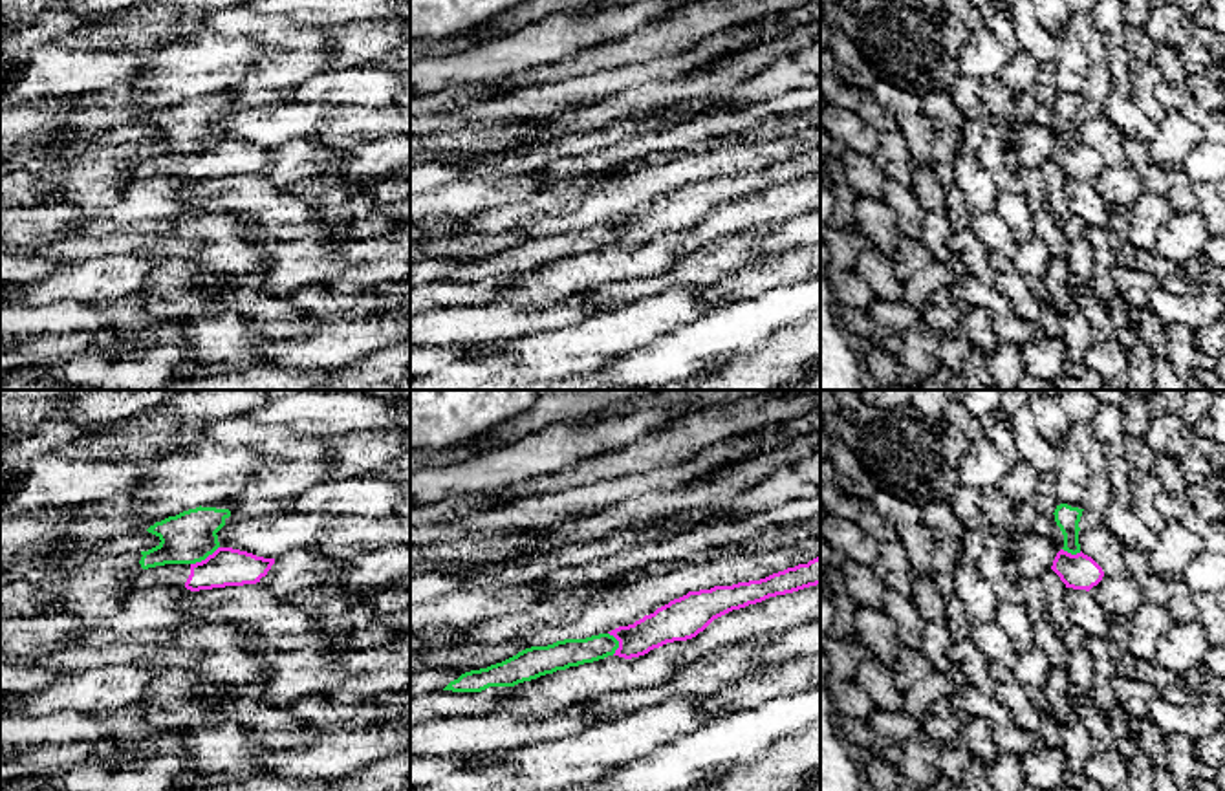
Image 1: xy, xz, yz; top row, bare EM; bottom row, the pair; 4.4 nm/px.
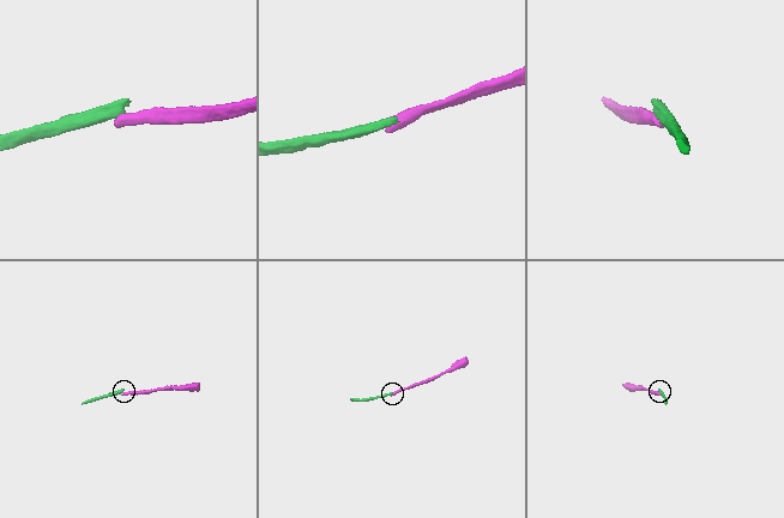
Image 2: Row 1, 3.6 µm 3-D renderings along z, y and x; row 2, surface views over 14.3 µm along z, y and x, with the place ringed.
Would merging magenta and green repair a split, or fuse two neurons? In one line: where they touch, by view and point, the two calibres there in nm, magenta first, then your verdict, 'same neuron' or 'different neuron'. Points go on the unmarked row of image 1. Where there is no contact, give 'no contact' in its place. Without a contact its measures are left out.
contact xy (205, 149); calibres 170 and 220 nm; different neuron

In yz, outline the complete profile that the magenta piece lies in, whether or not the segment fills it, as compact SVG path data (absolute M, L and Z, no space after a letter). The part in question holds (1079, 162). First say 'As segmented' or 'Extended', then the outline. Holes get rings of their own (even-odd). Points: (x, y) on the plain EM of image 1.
As segmented. M1060 139L1053 150L1051 159L1060 167L1066 178L1086 181L1097 176L1104 167L1102 157L1082 141L1071 145Z

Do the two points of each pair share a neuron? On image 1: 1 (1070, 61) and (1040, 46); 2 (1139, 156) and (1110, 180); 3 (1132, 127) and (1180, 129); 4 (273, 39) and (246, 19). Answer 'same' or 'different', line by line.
1: different
2: different
3: different
4: same

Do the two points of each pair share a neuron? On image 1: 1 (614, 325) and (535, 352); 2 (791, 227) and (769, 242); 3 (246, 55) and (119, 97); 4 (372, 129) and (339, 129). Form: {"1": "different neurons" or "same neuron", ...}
{"1": "same neuron", "2": "same neuron", "3": "same neuron", "4": "same neuron"}

